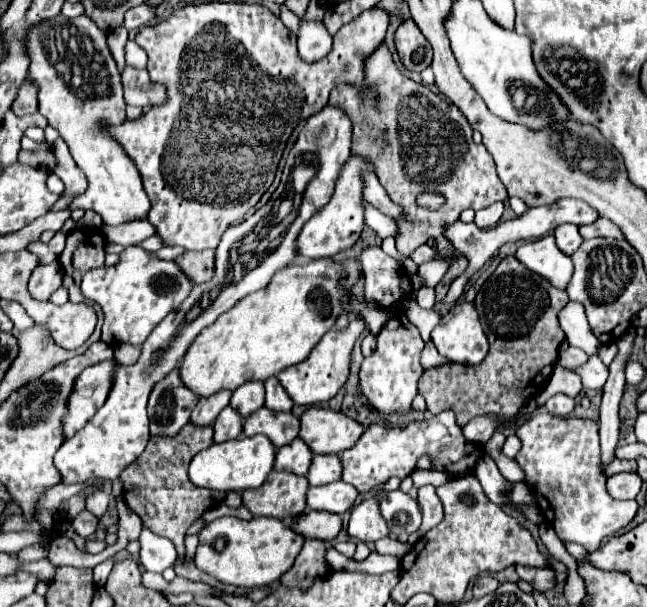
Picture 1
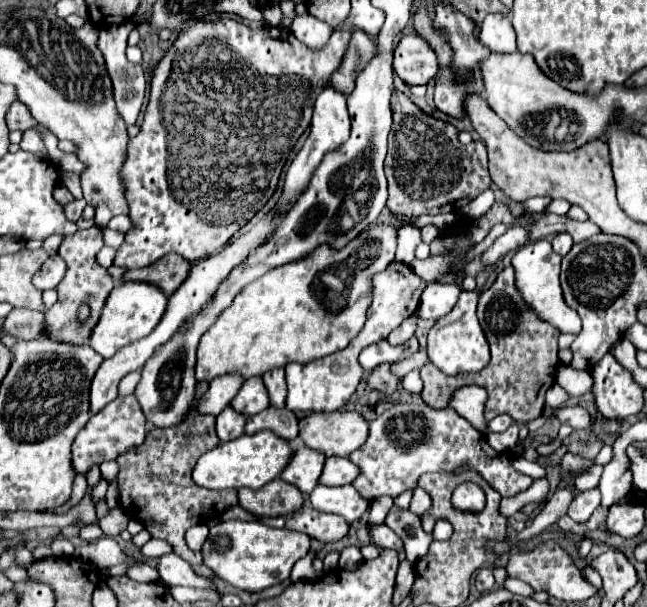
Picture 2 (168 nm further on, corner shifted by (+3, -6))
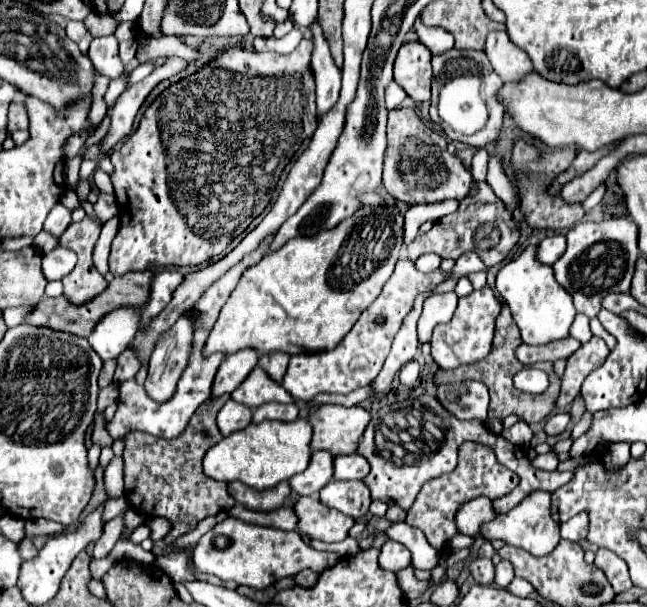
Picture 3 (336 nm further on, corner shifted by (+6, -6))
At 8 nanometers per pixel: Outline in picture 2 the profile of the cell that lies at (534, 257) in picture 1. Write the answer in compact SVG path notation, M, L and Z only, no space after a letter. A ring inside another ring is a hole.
M537 240L521 246L517 254L511 258L511 266L515 270L515 286L523 296L523 302L527 304L529 310L537 314L537 318L553 324L559 328L563 334L579 334L581 330L581 318L563 302L563 292L559 286L559 266L561 266L561 256L551 250L549 240Z

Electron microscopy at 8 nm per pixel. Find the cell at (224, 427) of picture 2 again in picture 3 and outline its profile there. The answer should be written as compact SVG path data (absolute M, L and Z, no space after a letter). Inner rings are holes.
M226 400L226 404L218 412L218 428L222 436L230 436L232 432L244 430L252 420L252 410L248 406L242 406L234 400Z

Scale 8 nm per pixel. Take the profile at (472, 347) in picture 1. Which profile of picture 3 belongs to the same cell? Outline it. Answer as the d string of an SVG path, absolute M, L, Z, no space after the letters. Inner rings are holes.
M490 286L474 290L470 296L458 300L458 308L454 318L448 324L440 324L434 328L432 334L432 358L442 370L452 370L462 364L474 364L484 360L490 354L492 334L494 334L494 320L500 312L500 300L494 296Z

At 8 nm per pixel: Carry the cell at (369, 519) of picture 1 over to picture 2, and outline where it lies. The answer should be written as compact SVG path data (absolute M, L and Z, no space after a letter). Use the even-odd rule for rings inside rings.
M385 524L373 526L371 528L371 538L373 538L375 546L379 546L379 548L387 548L387 550L395 550L395 552L403 550L403 542Z

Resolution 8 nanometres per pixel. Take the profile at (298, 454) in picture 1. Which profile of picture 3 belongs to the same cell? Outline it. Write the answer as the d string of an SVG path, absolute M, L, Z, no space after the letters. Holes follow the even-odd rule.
M312 452L310 464L304 472L292 476L288 480L290 488L300 496L316 496L320 488L324 488L332 480L332 454L328 452Z

